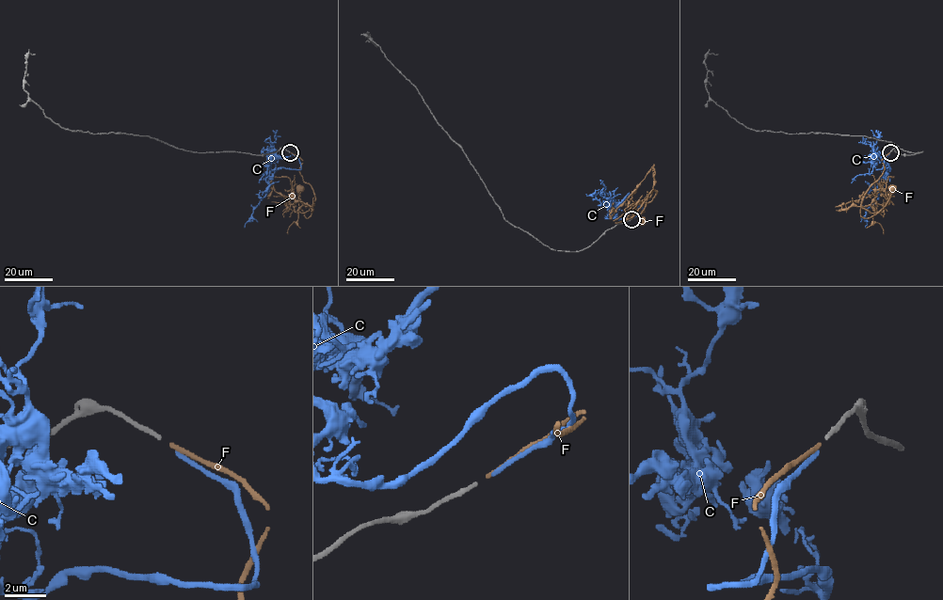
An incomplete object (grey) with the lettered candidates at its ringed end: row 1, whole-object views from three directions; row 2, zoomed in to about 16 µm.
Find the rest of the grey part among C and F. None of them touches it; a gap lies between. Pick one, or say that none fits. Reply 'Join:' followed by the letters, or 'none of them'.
Join: F

